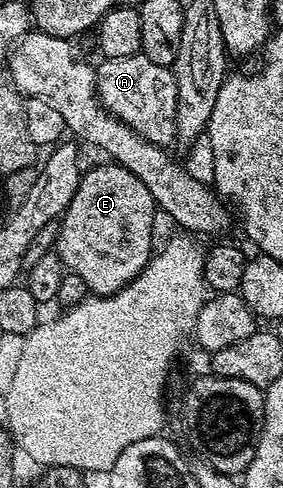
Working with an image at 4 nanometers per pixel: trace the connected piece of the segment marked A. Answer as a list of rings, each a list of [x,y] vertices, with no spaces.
[[[142,53],[122,58],[107,58],[100,64],[102,66],[96,67],[97,96],[105,109],[151,144],[172,147],[177,137],[175,128],[177,89],[172,69],[163,64],[154,64]]]

